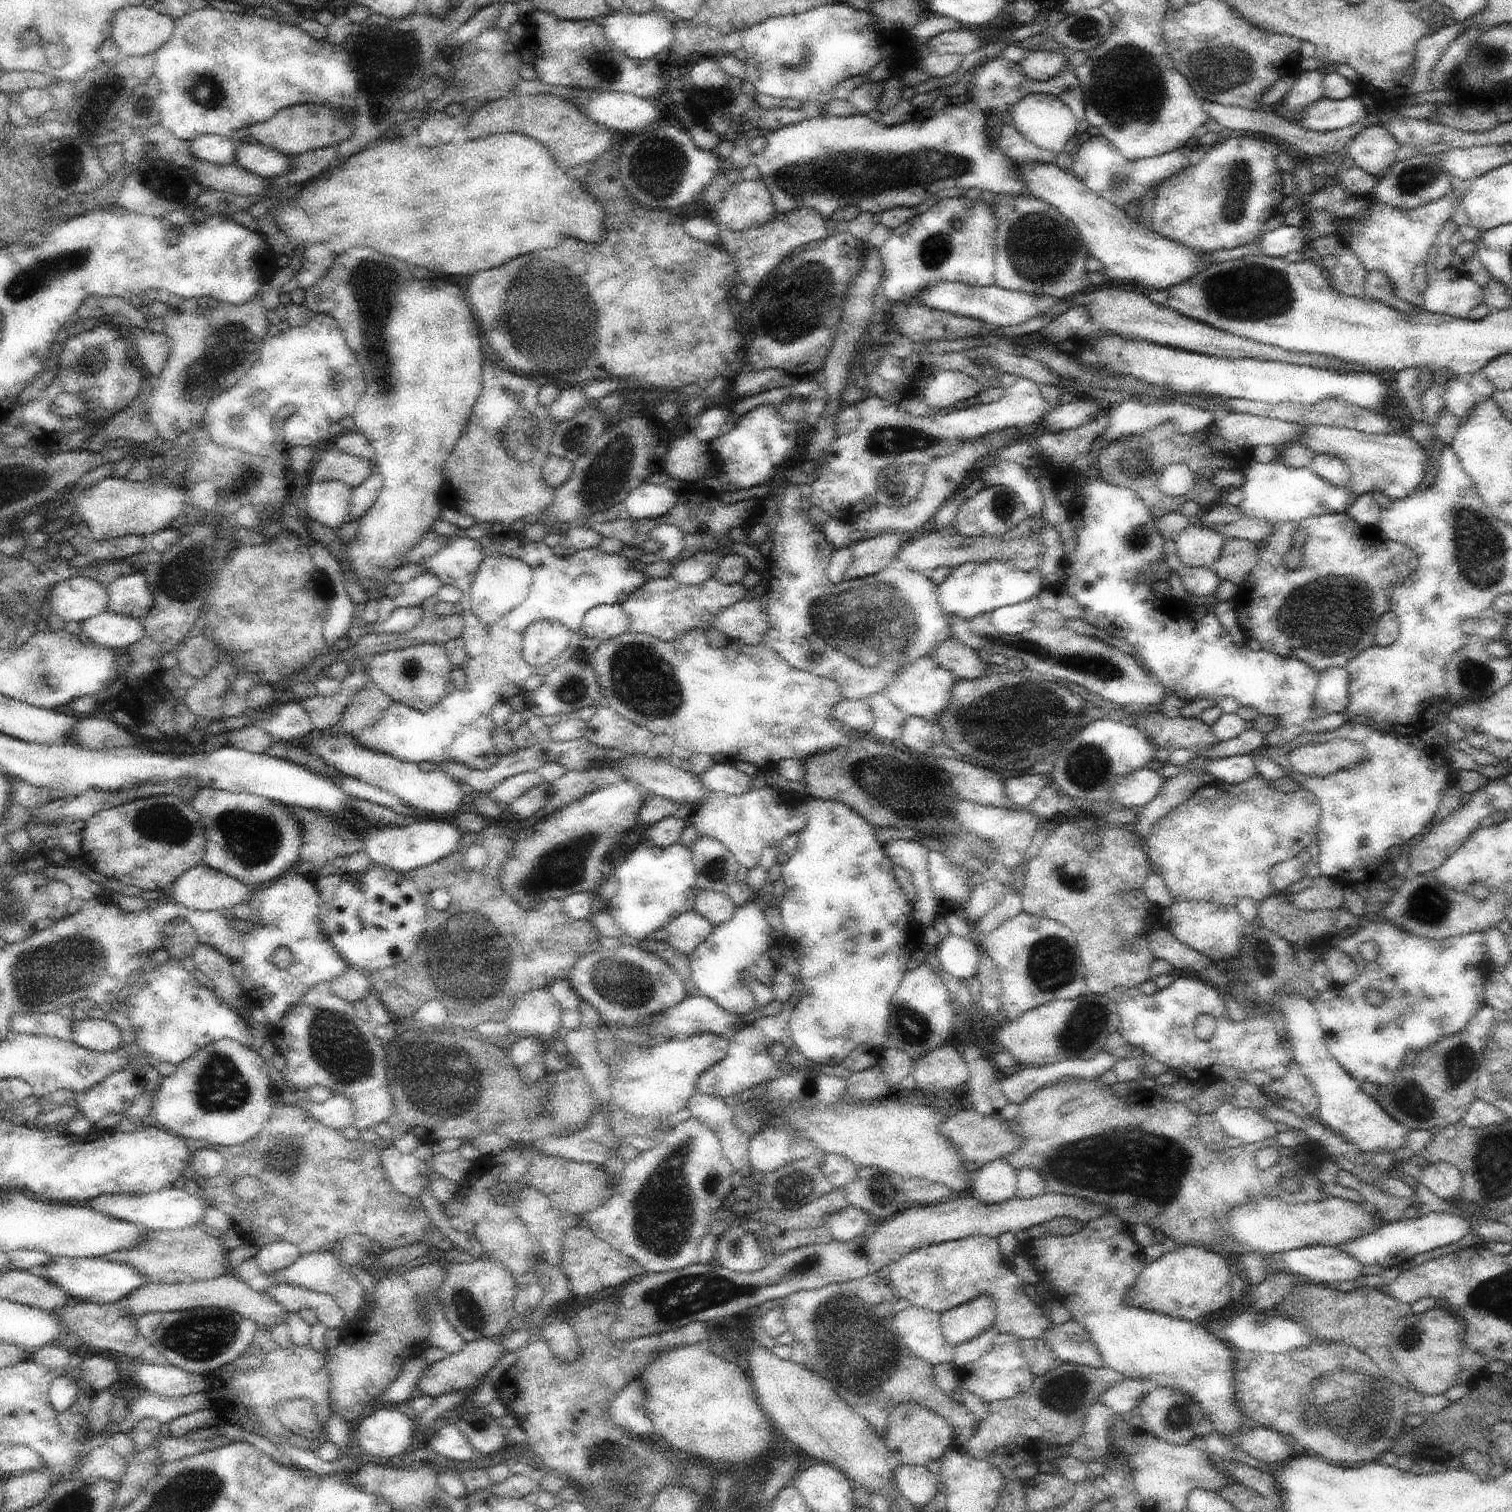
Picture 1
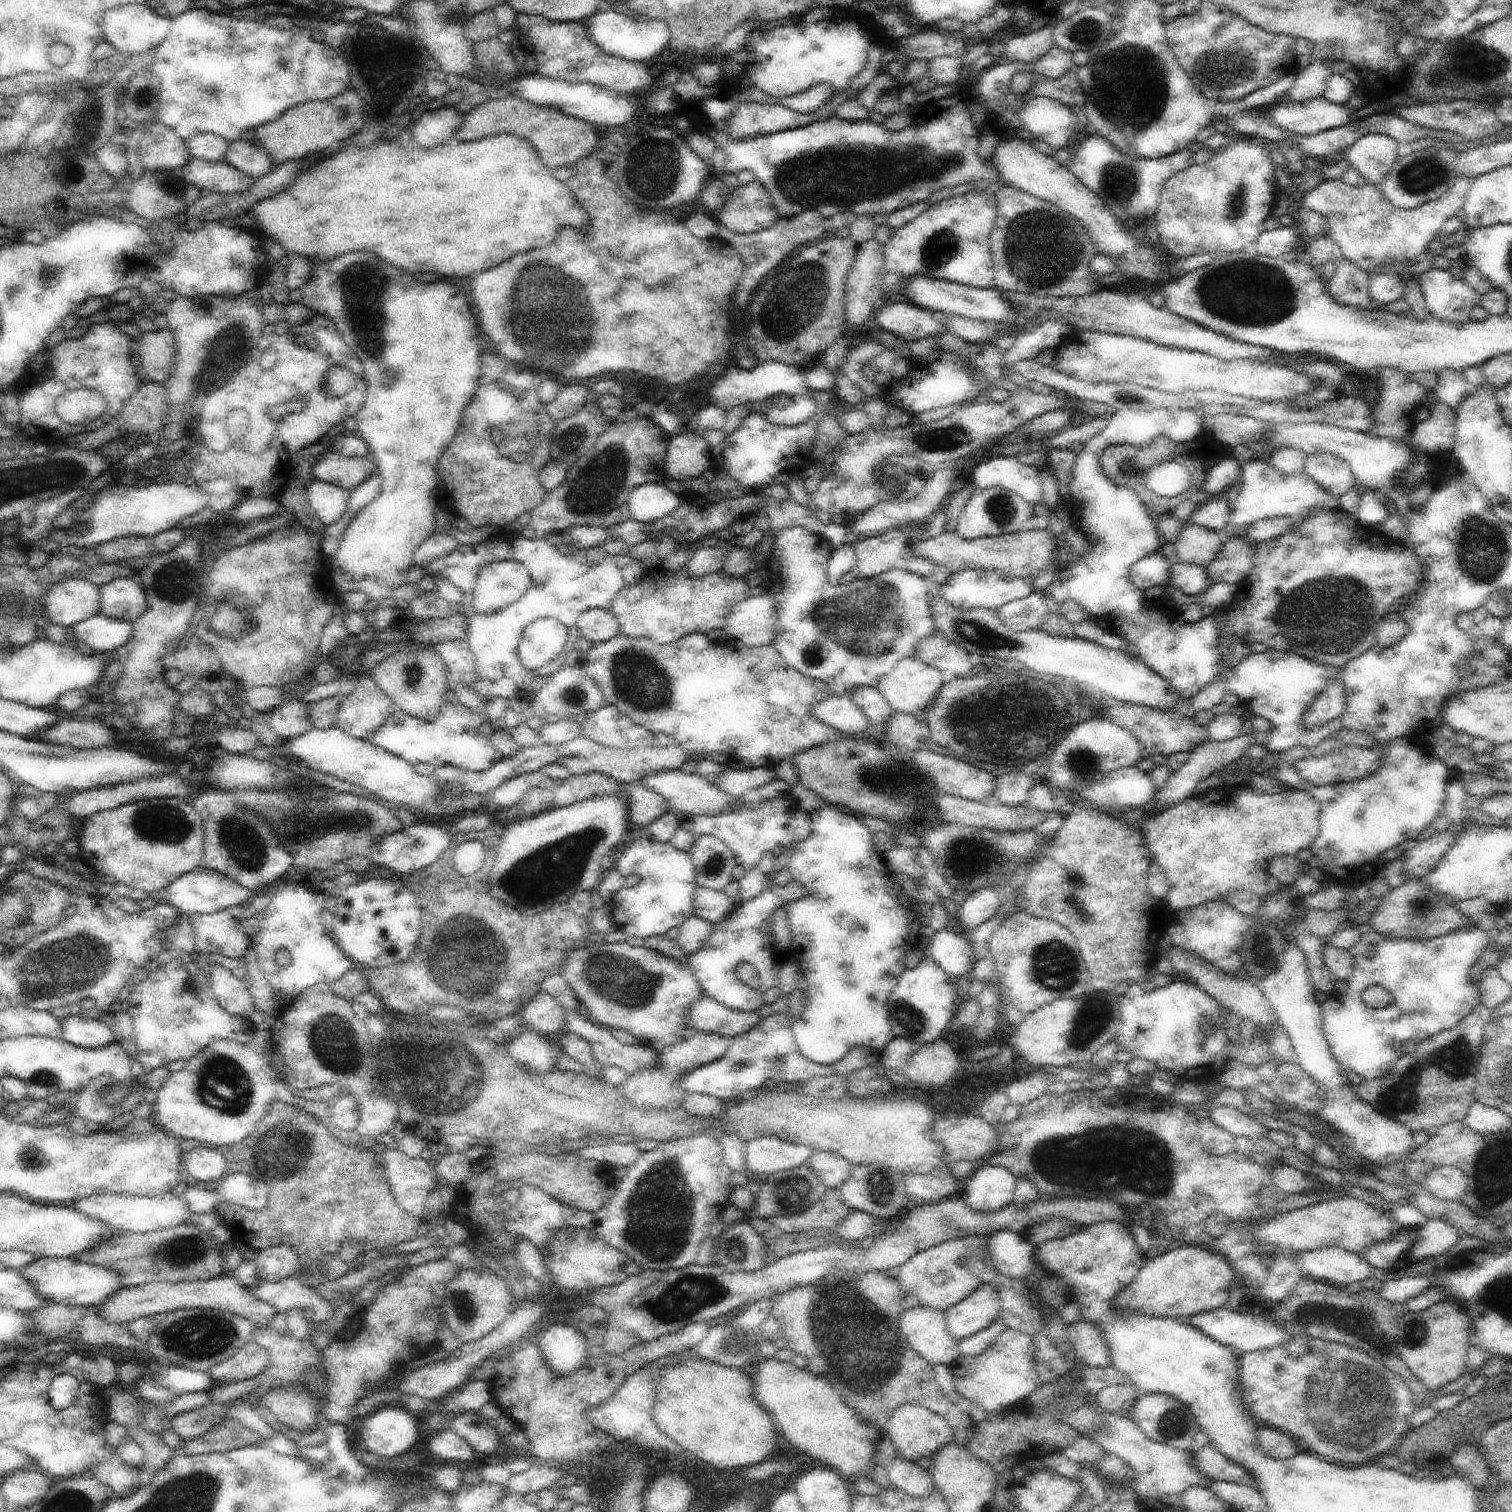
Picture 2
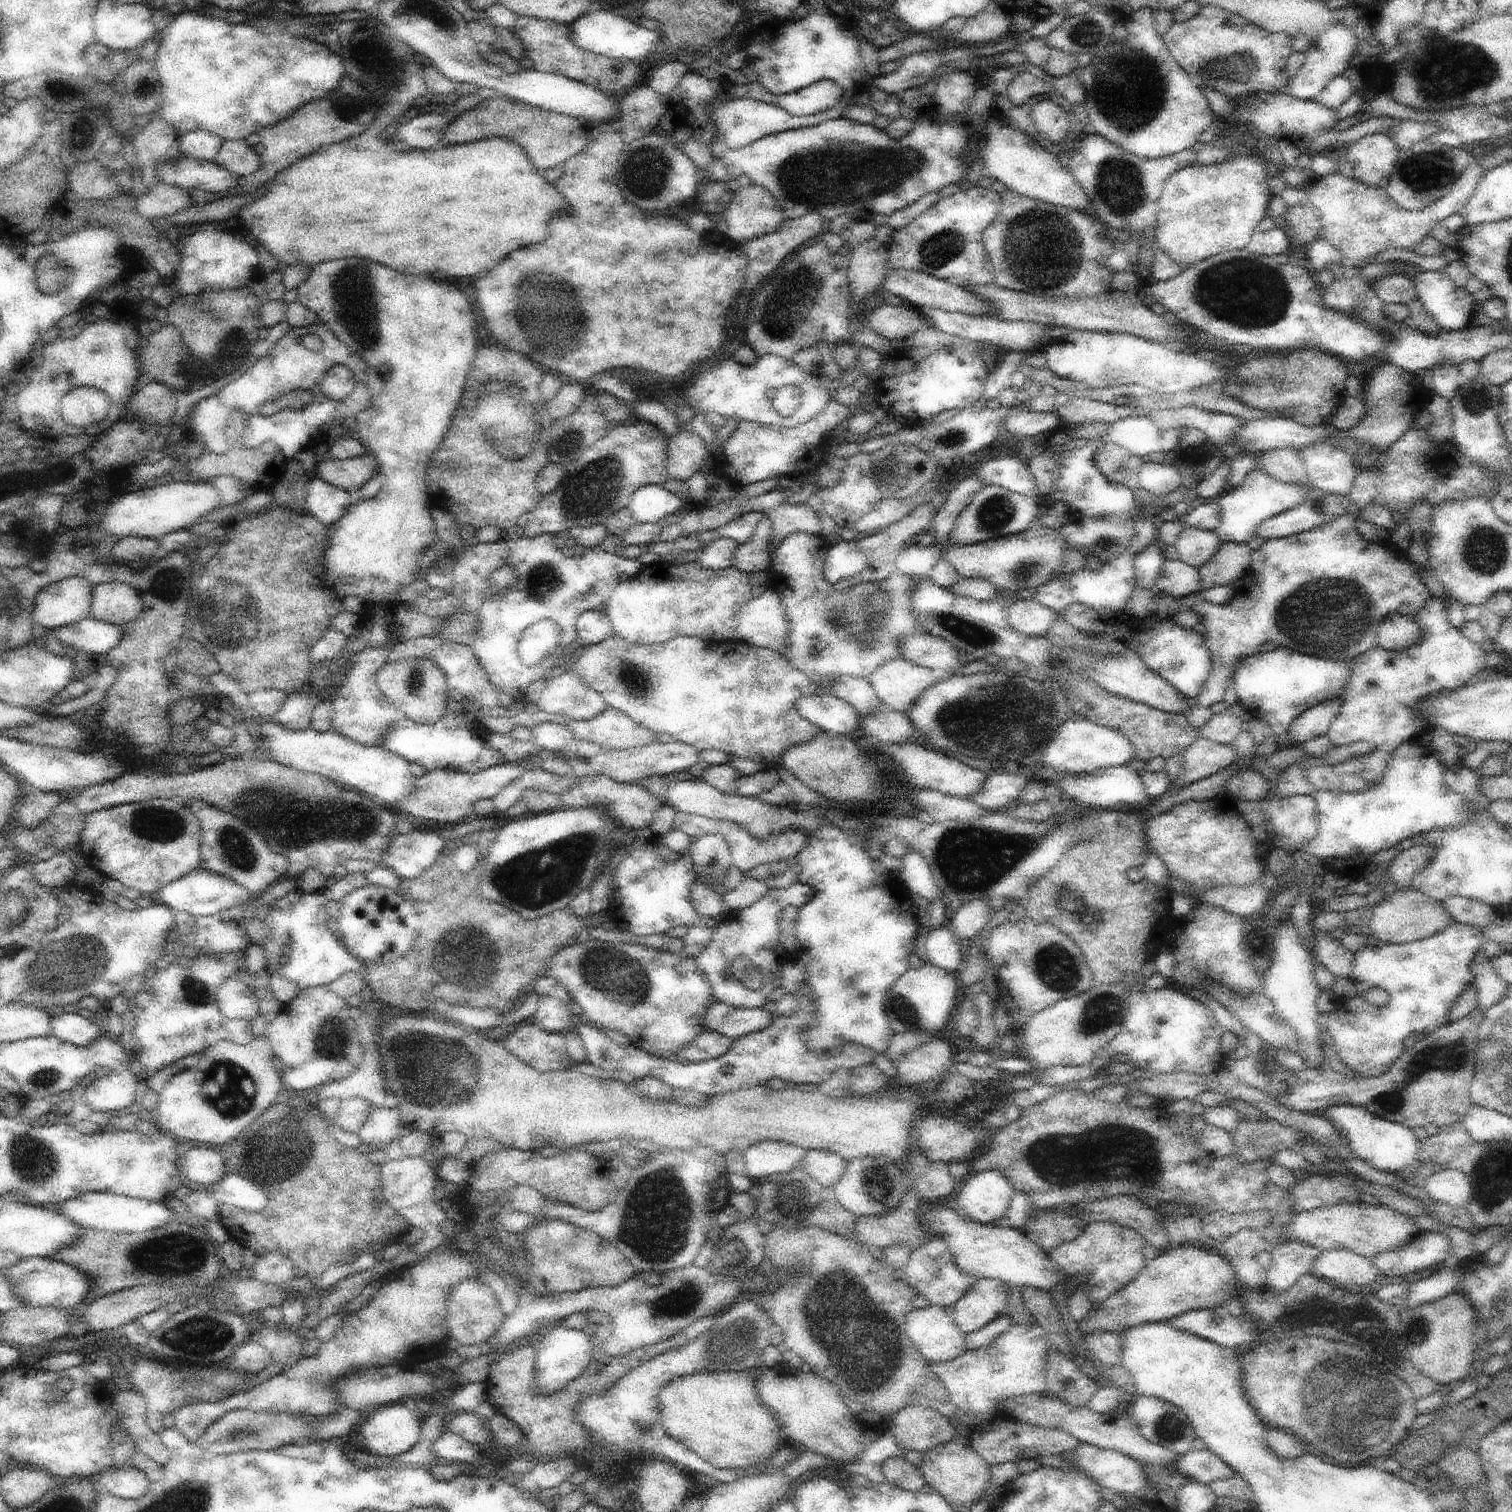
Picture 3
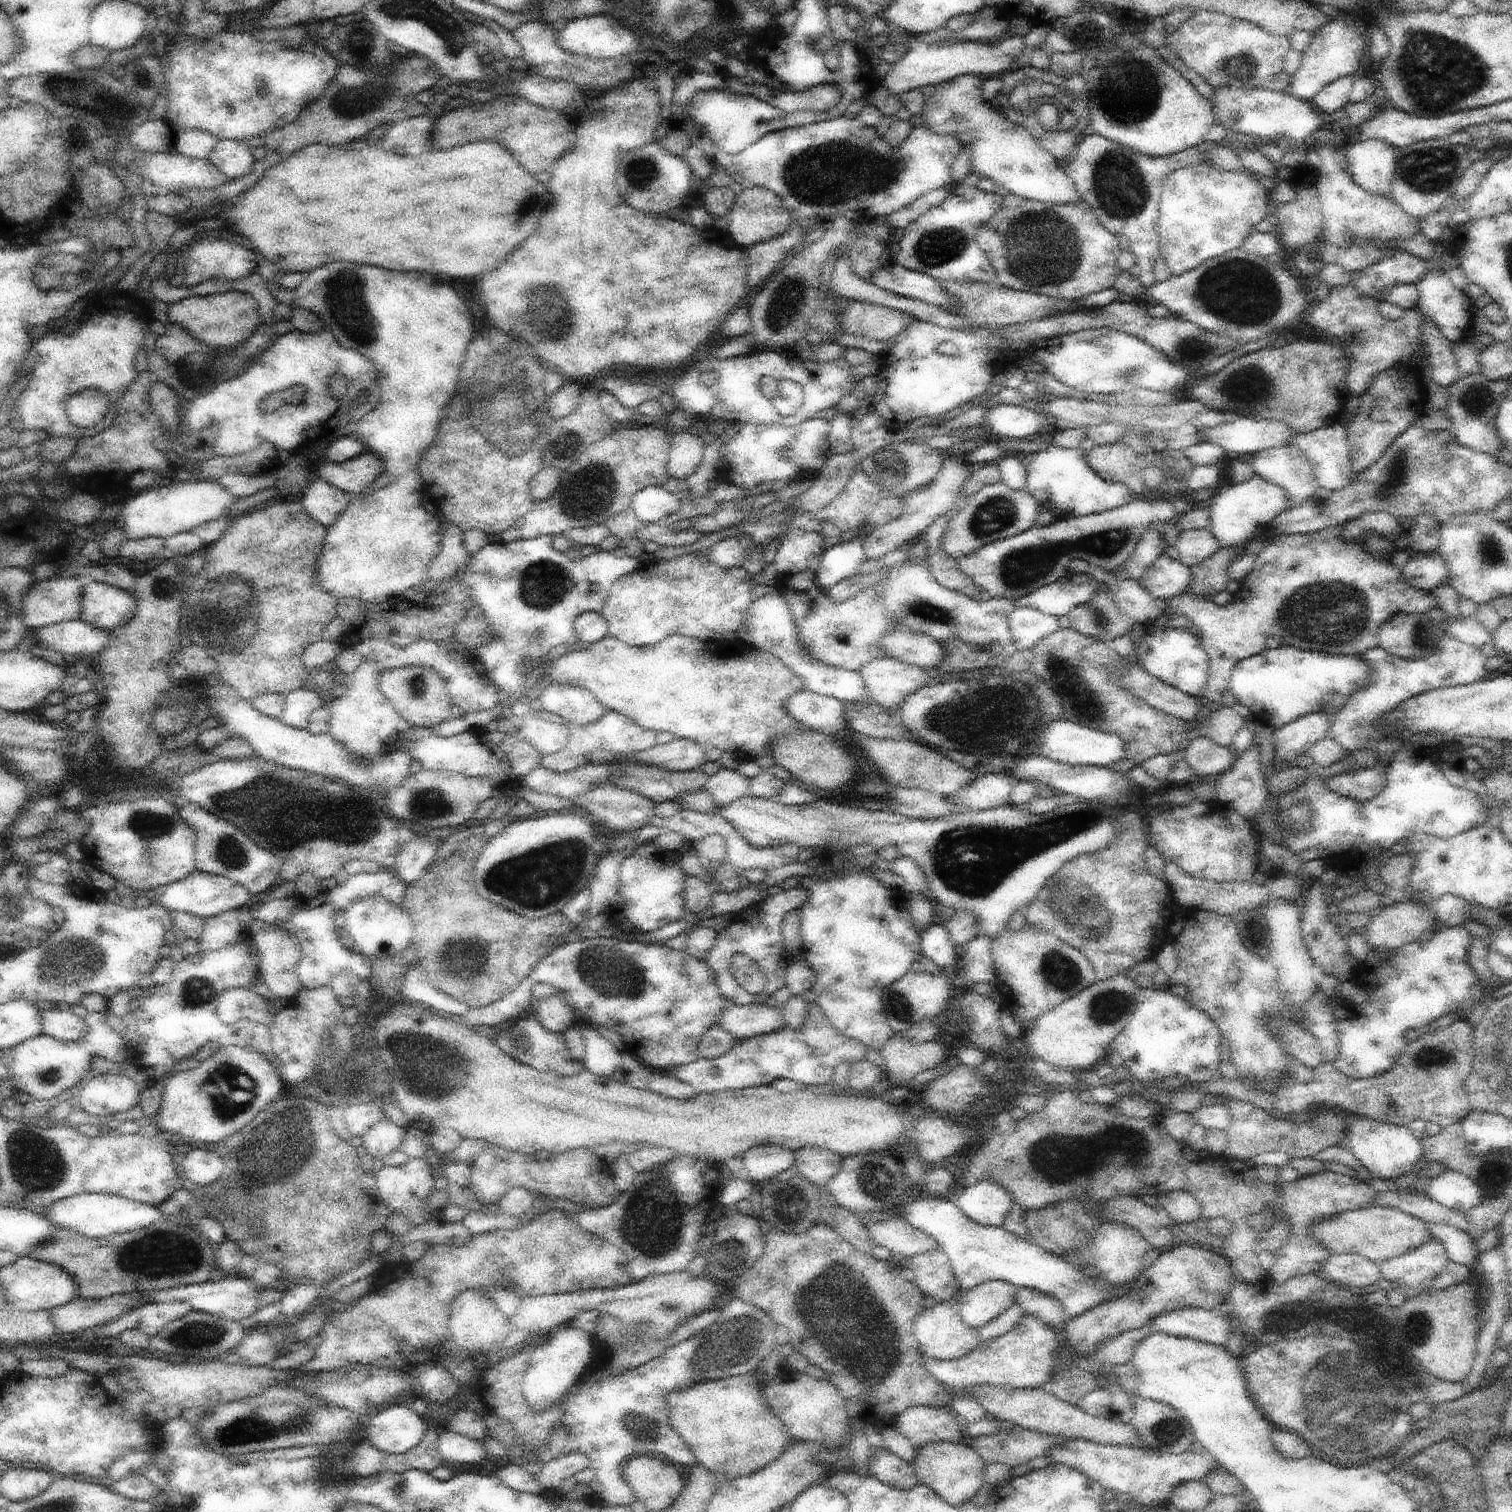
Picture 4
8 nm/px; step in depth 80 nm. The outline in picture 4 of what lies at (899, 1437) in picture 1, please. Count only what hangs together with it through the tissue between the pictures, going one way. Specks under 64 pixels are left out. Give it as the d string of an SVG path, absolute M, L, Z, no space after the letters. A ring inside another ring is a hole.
M918 1405L907 1408L896 1417L895 1423L914 1448L940 1441L960 1443L964 1436L960 1422L952 1416L950 1409L942 1407Z

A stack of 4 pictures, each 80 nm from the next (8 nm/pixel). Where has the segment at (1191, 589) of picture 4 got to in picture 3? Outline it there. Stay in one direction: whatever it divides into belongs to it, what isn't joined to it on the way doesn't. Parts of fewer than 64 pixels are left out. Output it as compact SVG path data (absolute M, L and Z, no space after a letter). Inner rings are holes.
M1222 541L1218 552L1216 552L1212 560L1199 569L1200 576L1202 576L1202 580L1200 580L1200 591L1212 588L1212 586L1225 586L1235 580L1241 580L1249 570L1253 554L1254 551L1250 548L1249 544Z

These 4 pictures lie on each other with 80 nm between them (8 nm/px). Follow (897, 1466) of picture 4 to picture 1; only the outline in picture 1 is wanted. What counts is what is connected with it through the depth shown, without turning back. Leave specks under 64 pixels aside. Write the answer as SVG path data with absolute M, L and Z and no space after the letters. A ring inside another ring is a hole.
M901 1464L894 1471L894 1482L904 1502L914 1508L926 1508L941 1489L938 1476L927 1467Z

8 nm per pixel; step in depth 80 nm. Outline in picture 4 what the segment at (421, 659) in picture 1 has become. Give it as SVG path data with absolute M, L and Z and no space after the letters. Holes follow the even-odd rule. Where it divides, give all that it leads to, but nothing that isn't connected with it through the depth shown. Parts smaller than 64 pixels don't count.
M414 665L385 670L380 675L379 689L409 726L435 729L438 724L453 720L454 704L450 693L442 677L433 668Z

